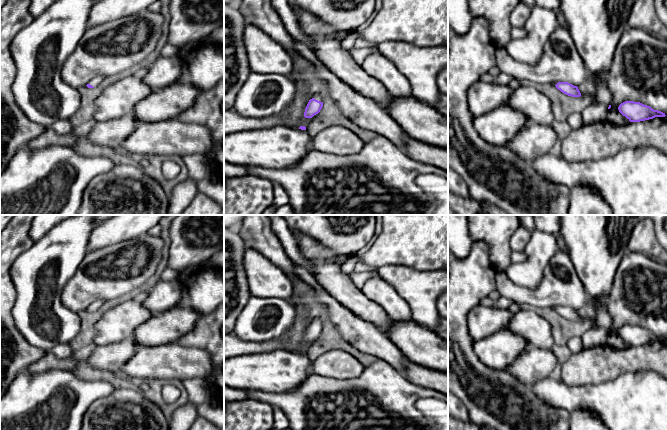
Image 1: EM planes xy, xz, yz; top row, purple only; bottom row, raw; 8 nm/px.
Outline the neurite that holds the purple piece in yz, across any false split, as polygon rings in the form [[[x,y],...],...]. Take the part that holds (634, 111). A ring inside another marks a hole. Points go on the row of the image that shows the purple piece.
[[[625,101],[618,107],[619,112],[625,116],[630,122],[640,122],[655,117],[665,117],[665,113],[654,110],[650,106],[640,102]]]

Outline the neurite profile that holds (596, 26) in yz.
[[[560,0],[560,10],[577,51],[583,59],[588,75],[597,85],[601,76],[608,76],[619,40],[628,27],[628,19],[636,0]]]

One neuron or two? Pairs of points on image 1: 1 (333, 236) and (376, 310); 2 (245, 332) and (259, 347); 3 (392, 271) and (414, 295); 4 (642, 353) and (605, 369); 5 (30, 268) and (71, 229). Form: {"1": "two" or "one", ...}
{"1": "two", "2": "two", "3": "one", "4": "one", "5": "one"}

